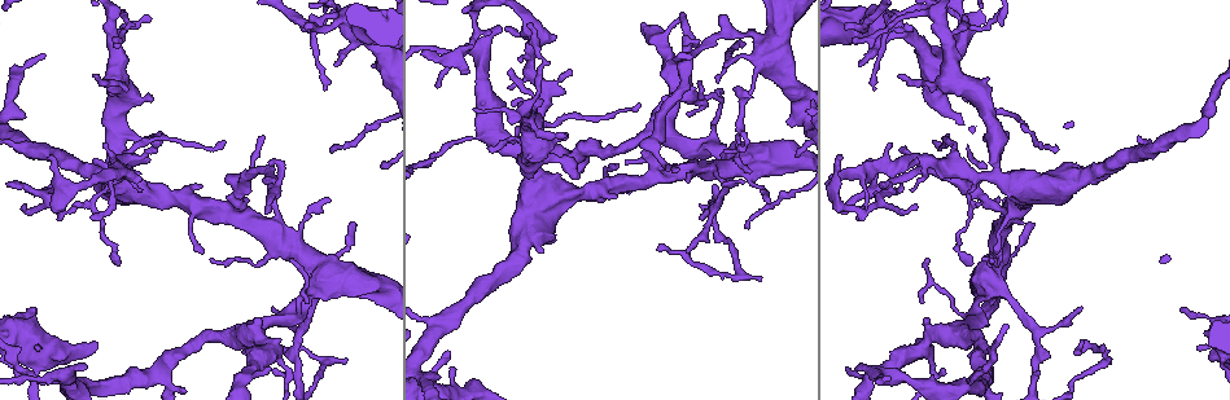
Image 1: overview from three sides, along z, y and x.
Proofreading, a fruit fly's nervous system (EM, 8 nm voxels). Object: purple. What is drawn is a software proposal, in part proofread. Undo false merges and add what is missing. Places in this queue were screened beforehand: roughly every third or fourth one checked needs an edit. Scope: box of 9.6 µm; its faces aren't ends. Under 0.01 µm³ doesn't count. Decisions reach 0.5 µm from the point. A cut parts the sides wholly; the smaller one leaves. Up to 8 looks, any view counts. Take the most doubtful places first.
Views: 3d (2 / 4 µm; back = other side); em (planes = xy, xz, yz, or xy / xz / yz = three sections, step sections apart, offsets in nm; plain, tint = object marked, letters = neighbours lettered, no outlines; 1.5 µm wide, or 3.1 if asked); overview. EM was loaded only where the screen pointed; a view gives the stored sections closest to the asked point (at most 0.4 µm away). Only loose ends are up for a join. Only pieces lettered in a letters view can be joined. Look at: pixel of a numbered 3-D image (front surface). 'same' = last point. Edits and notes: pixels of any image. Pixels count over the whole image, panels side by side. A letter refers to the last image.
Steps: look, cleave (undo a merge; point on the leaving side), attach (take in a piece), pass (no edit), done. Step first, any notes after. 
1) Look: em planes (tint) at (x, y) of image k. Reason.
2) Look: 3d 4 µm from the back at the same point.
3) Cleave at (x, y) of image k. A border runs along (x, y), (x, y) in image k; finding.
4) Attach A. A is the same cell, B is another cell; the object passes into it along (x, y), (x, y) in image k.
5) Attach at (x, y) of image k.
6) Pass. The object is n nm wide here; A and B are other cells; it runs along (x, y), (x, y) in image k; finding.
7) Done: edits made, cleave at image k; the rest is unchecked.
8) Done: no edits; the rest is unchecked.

Look: 3d 2 µm at (856, 368) of image 1. Free end.

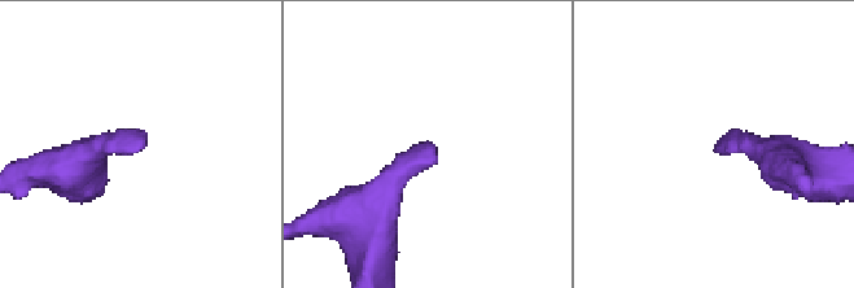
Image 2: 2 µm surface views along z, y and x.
Look: em xz step 4 (tint) at (424, 145) of image 2.

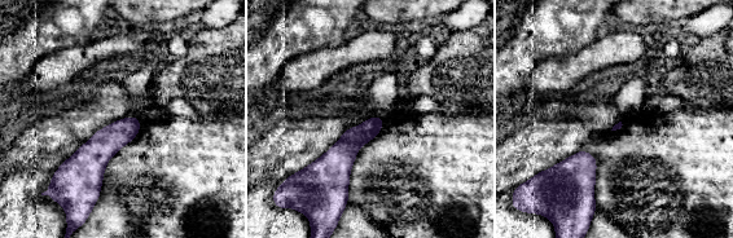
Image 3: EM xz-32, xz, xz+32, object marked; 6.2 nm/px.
Look: em xy step 4 (letters) at the same point.

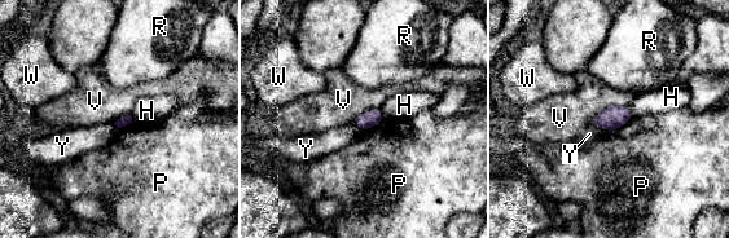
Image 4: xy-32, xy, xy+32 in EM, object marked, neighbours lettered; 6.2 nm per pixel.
Pass. The longest contact is with V, 280 nm; H, P, R, V, W and Y are other cells; no lettered piece goes on from it.

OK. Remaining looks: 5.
Look: 3d 4 µm at (36, 349) of image 1. Stops while still wide.

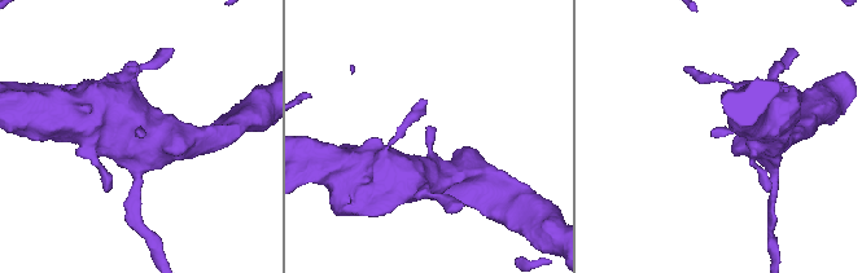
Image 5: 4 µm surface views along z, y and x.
Look: em planes (letters) at (427, 129) of image 5. Now the EM.

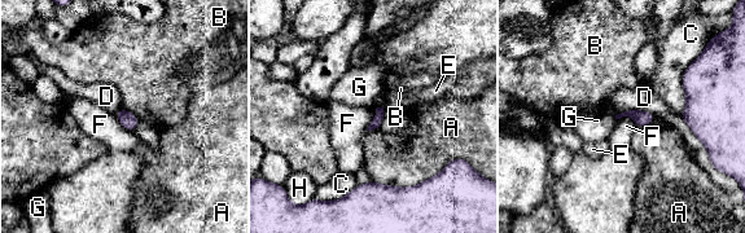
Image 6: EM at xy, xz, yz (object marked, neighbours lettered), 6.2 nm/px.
Pass. The longest contact is with A, 360 nm; A, B, C, D, E, F, G and H are other cells; a border runs along (617, 118), (630, 117), (639, 127) in image 6; no lettered piece goes on from it.

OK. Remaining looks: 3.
Look: em xz step 4 (tint) at (492, 148) of image 1. Free end.

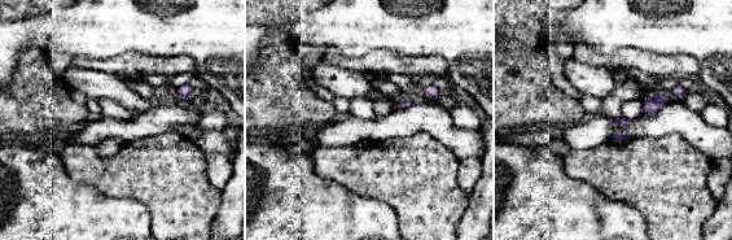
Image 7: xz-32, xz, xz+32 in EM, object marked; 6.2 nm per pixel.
Look: em xy step 4 (letters) at the same point. Cut it another way.

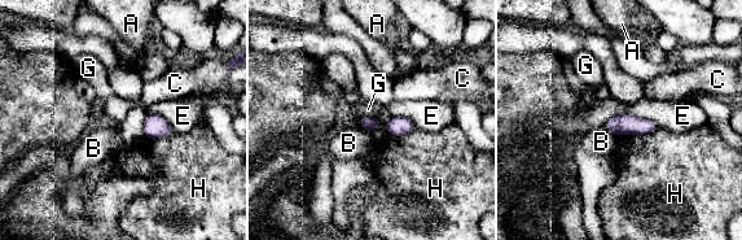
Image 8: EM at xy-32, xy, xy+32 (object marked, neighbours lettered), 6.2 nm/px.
Pass. A, B, C, E, G and H are other cells; no lettered piece goes on from it.

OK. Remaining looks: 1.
Done: no edits; the rest is unchecked.

